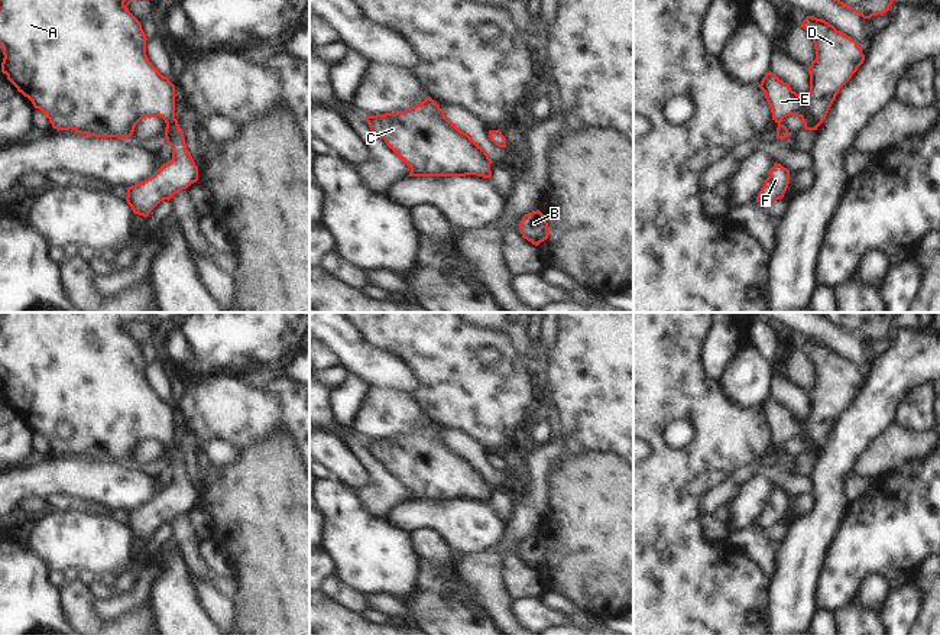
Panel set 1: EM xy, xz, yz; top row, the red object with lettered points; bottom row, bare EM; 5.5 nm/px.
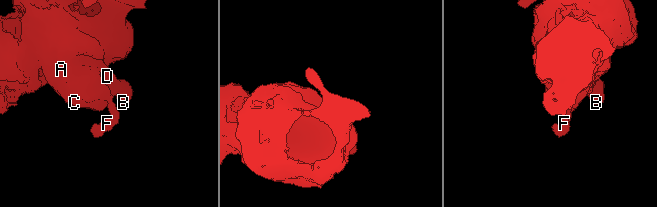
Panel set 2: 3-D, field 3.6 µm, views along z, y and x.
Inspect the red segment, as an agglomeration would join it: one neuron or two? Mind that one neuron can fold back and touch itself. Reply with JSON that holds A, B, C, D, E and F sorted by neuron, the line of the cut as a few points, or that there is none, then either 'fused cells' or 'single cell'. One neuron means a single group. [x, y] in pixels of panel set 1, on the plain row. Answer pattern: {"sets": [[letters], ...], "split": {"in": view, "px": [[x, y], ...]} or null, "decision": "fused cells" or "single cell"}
{"sets": [["A", "B", "C", "D", "E", "F"]], "split": null, "decision": "single cell"}

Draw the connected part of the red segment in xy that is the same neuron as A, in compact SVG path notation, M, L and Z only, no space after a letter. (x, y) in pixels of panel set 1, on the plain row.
M0 312L0 370L4 379L1 396L49 443L54 453L127 463L142 443L159 440L165 444L165 463L172 472L172 483L155 499L127 511L127 528L134 538L143 541L161 525L169 525L198 505L198 490L188 477L184 456L175 443L175 409L149 385L142 349L124 330L129 323L150 323L153 318L153 312Z

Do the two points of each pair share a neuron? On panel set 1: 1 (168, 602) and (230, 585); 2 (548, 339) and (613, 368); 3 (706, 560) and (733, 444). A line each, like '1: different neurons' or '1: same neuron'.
1: different neurons
2: different neurons
3: same neuron

